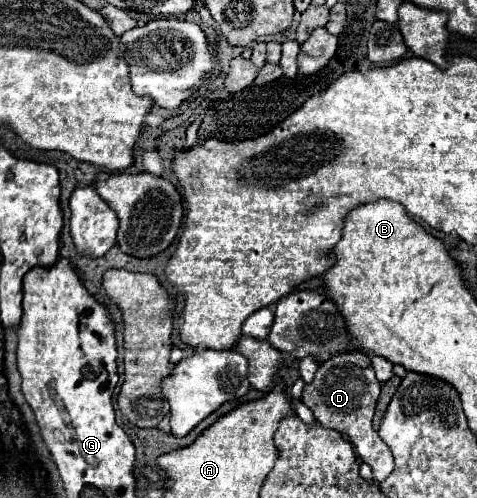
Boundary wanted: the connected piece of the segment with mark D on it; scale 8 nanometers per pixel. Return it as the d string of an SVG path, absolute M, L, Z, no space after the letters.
M345 352L325 360L319 366L313 382L305 384L301 402L311 408L321 426L341 432L355 446L355 452L361 456L361 460L371 466L373 478L383 482L393 472L393 454L371 426L379 392L381 382L375 378L369 356L363 352Z

